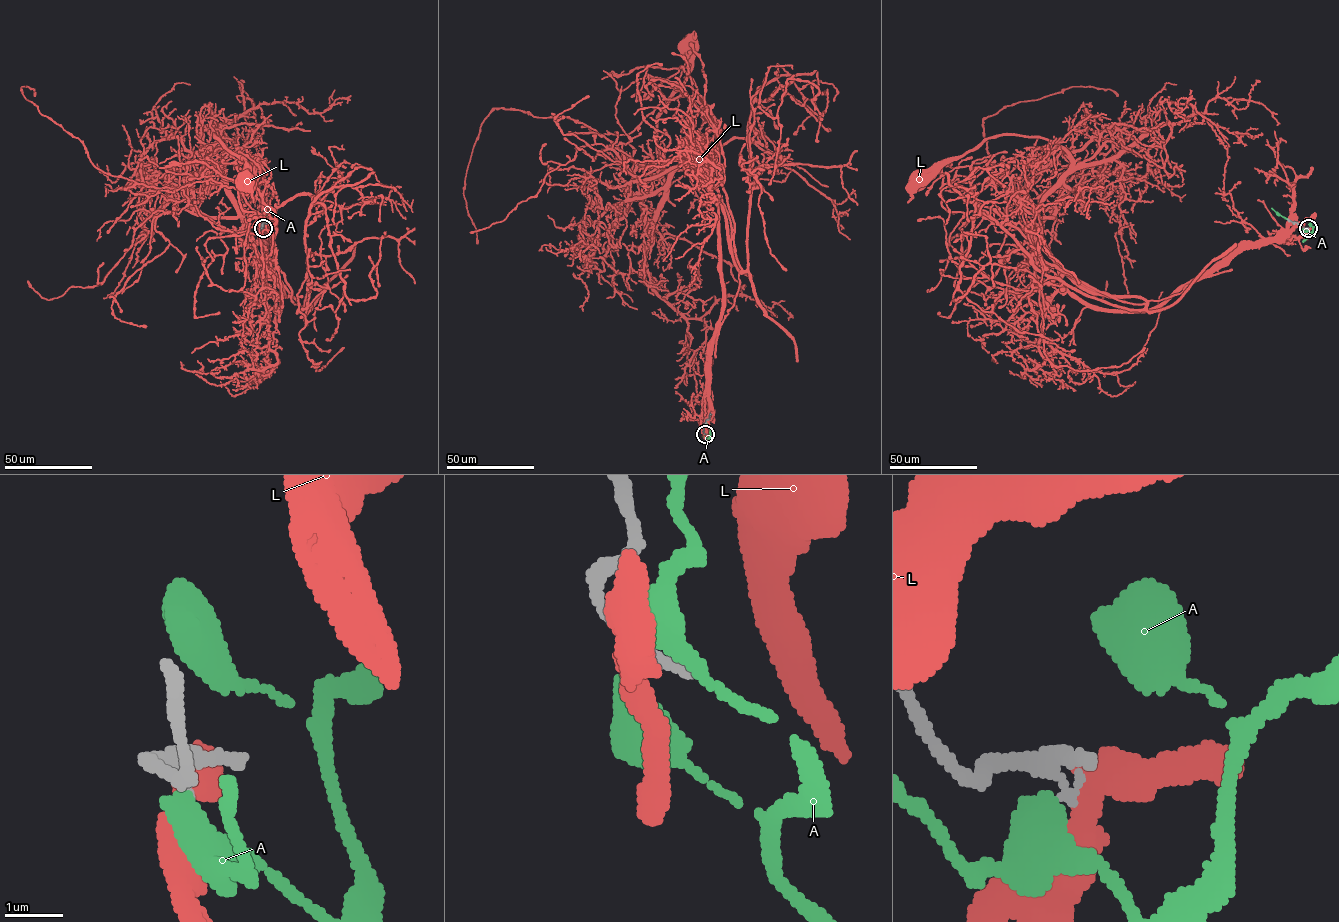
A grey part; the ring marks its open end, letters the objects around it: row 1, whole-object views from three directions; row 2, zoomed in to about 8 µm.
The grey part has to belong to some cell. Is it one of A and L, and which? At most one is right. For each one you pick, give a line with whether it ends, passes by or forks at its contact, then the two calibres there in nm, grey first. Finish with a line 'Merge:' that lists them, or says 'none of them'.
Merge: none of them

